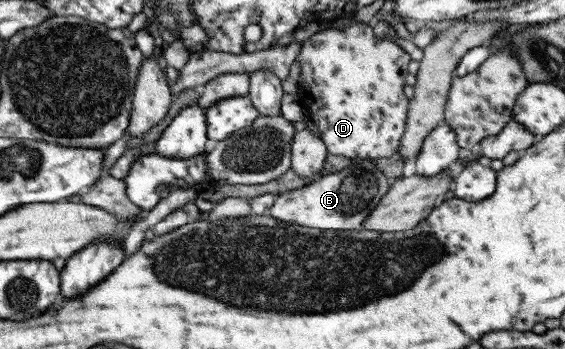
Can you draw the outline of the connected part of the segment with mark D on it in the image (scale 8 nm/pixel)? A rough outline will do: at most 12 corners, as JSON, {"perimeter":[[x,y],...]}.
{"perimeter":[[368,24],[302,42],[329,154],[397,156],[411,61]]}

